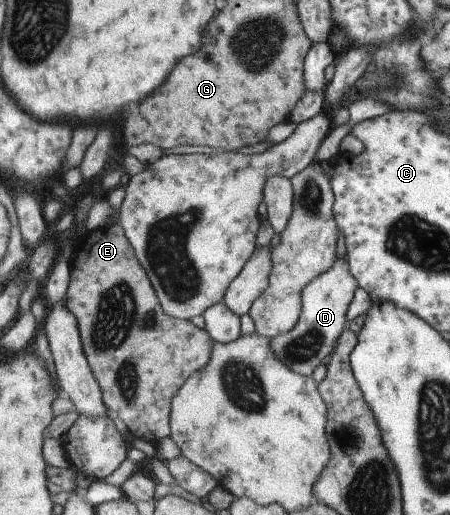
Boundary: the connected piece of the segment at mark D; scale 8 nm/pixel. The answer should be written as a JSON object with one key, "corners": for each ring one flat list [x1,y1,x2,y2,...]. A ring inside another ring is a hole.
{"corners":[[345,255,322,275,319,275,303,291,303,312,300,321,291,332,271,338,275,354,282,358,296,373,314,377,316,368,324,363,336,349,342,331,348,328,347,313,355,300,356,291,361,285,351,272,351,265]]}

